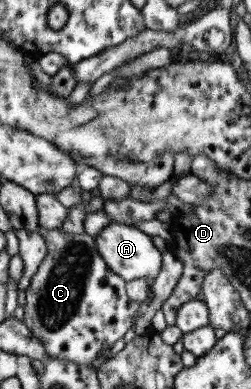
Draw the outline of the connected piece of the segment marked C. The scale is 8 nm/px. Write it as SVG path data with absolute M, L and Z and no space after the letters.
M39 226L37 232L46 242L46 253L39 263L35 274L31 277L25 289L25 305L23 320L25 327L33 337L41 341L45 355L61 358L75 365L89 365L101 350L112 348L112 345L131 328L133 317L141 304L132 303L125 294L125 281L118 274L112 273L97 252L94 237L83 232L81 234L66 234L52 228L46 230Z

